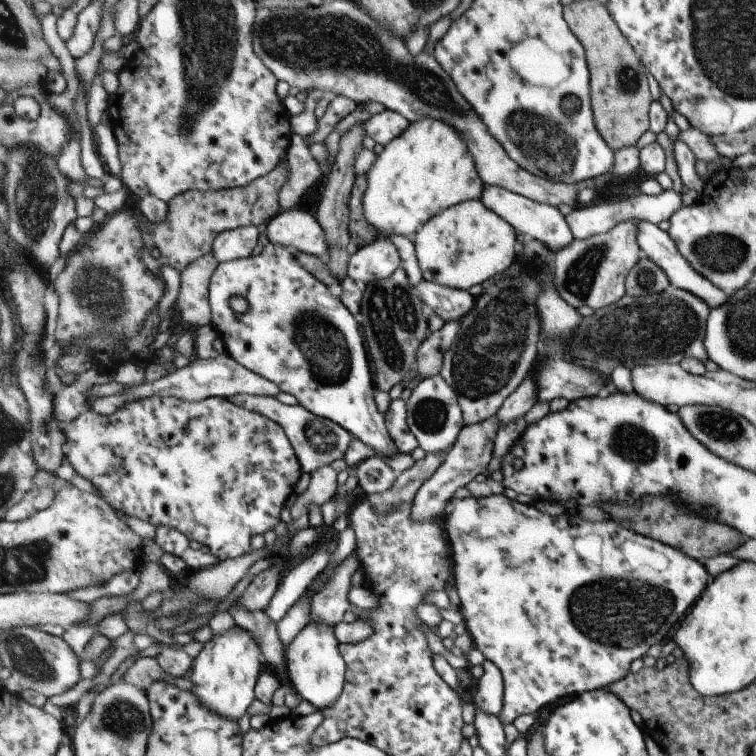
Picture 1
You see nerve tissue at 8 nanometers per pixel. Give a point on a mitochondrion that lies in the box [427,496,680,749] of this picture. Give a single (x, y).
(619, 613)

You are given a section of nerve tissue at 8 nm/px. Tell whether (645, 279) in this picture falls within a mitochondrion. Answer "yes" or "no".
yes

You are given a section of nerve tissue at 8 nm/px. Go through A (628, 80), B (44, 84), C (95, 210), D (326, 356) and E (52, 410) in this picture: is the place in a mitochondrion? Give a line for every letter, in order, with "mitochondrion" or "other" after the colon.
A: mitochondrion
B: other
C: other
D: mitochondrion
E: other

